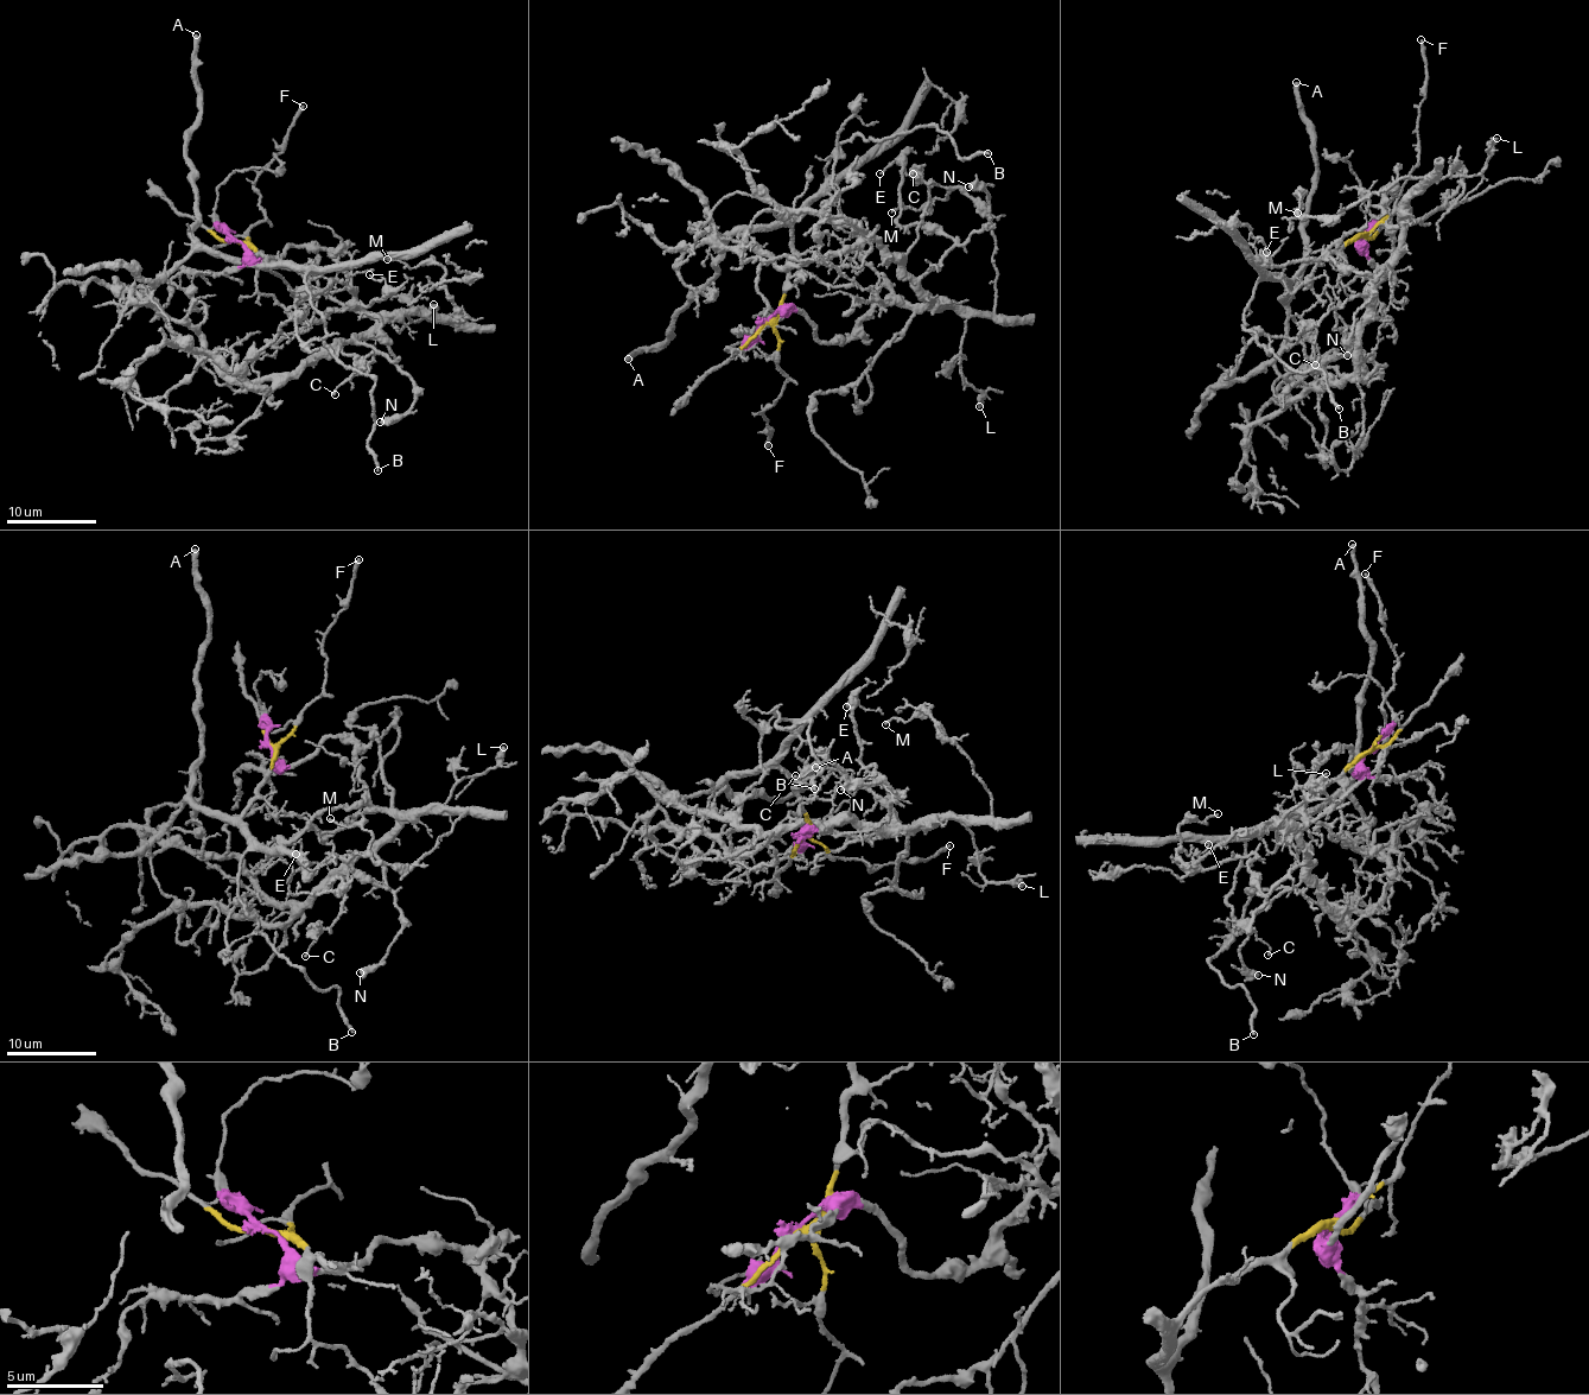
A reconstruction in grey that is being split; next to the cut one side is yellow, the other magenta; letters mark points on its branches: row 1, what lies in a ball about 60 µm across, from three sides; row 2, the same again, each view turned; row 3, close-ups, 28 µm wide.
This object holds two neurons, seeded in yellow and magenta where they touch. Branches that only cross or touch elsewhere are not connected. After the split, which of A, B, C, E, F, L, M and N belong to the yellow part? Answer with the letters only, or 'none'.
A, B, F

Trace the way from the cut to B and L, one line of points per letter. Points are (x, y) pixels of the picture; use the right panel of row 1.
B: (1361, 236), (1290, 279), (1263, 279), (1245, 311), (1245, 329), (1267, 353), (1301, 371), (1320, 369), (1339, 409)
L: (1361, 236), (1390, 190), (1381, 221), (1400, 224), (1435, 181), (1481, 171), (1497, 138)

